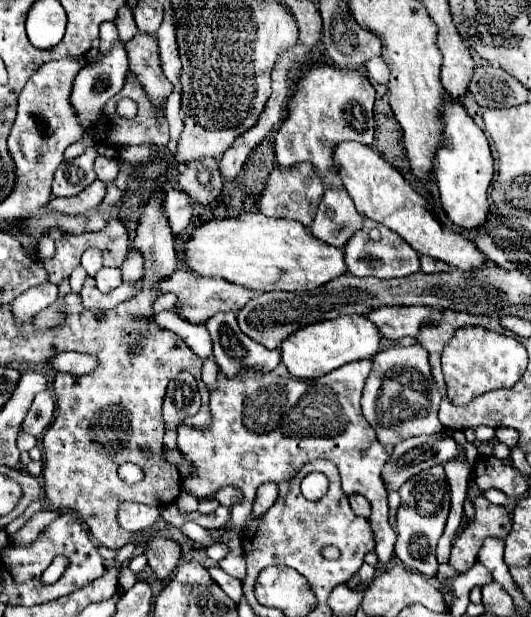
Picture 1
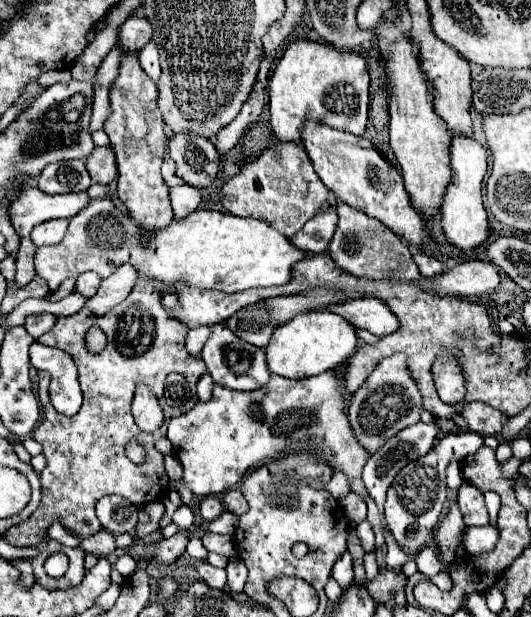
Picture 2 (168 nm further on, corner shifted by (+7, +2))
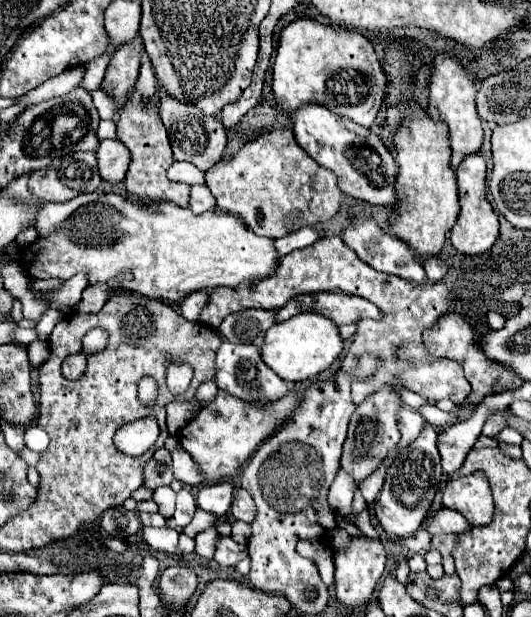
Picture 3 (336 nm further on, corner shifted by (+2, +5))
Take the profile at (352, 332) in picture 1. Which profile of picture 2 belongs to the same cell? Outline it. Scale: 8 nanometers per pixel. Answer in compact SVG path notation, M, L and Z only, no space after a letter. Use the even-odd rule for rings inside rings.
M313 310L301 316L295 316L287 324L281 324L277 332L273 332L273 340L265 346L267 366L273 374L283 378L309 378L343 364L357 348L357 330L347 324L339 314L329 310Z

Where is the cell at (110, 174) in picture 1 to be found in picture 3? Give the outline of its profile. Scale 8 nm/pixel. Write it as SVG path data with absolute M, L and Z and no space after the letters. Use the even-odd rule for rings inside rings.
M106 139L100 143L98 151L98 169L108 183L118 183L124 179L130 165L130 151L118 139Z

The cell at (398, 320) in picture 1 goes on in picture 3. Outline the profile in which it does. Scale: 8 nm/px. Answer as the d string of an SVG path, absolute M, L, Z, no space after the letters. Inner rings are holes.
M318 291L318 293L304 293L300 297L290 299L282 309L276 311L276 321L282 323L300 313L320 313L332 319L336 325L356 323L358 319L366 319L366 317L370 319L382 317L378 307L374 307L370 301L362 297L336 293L336 291Z

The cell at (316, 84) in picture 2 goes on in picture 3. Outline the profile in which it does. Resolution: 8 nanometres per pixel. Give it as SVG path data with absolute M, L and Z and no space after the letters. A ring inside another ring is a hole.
M296 19L280 33L274 61L274 97L278 107L294 111L302 103L320 103L370 127L386 97L386 75L372 43L356 29Z

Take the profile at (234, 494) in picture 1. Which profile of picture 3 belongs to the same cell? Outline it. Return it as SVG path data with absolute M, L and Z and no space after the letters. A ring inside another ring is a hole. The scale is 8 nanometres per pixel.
M240 487L240 489L234 491L234 501L232 501L230 513L232 513L234 519L240 519L240 521L246 521L246 523L254 521L254 517L256 517L256 505L254 505L252 495L246 489Z

